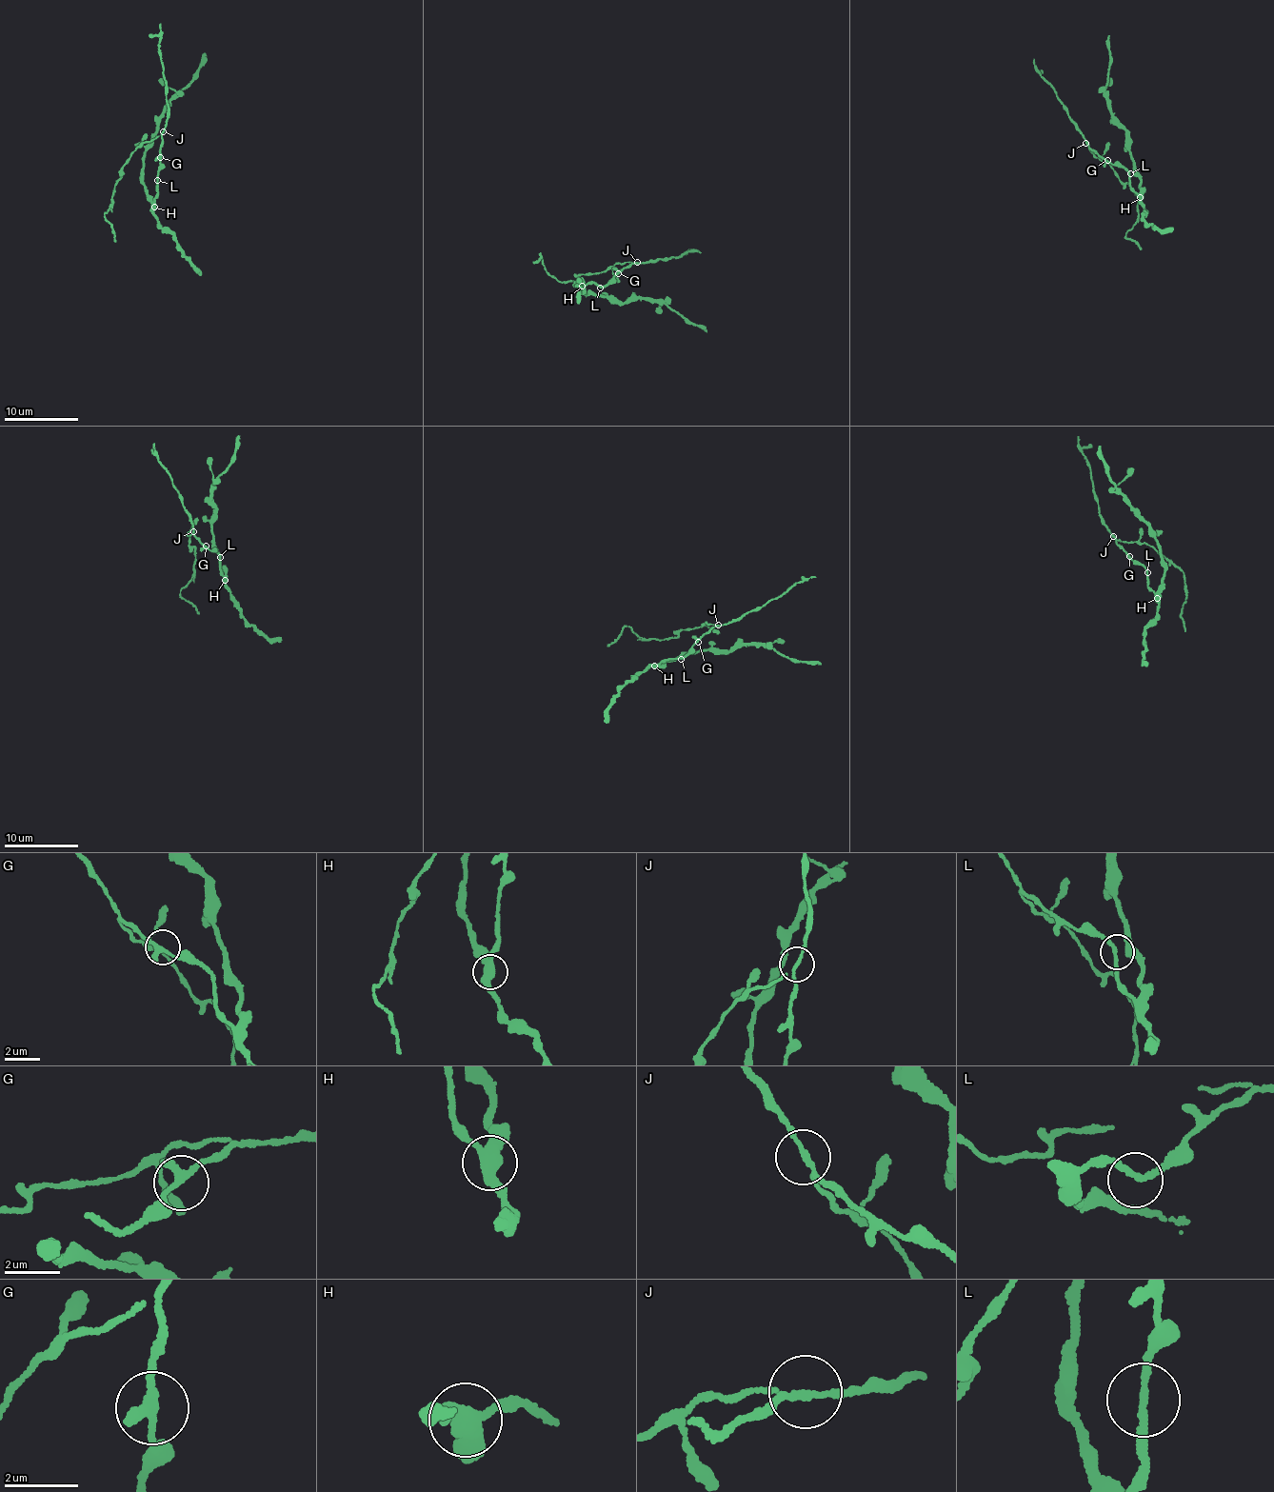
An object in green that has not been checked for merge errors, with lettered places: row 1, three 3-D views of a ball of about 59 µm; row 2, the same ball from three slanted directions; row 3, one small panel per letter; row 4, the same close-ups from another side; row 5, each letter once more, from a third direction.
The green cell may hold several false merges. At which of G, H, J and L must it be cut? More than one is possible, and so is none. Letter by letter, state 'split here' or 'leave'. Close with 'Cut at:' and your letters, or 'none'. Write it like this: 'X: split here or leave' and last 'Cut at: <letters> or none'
G: leave
H: split here
J: split here
L: leave
Cut at: H, J

